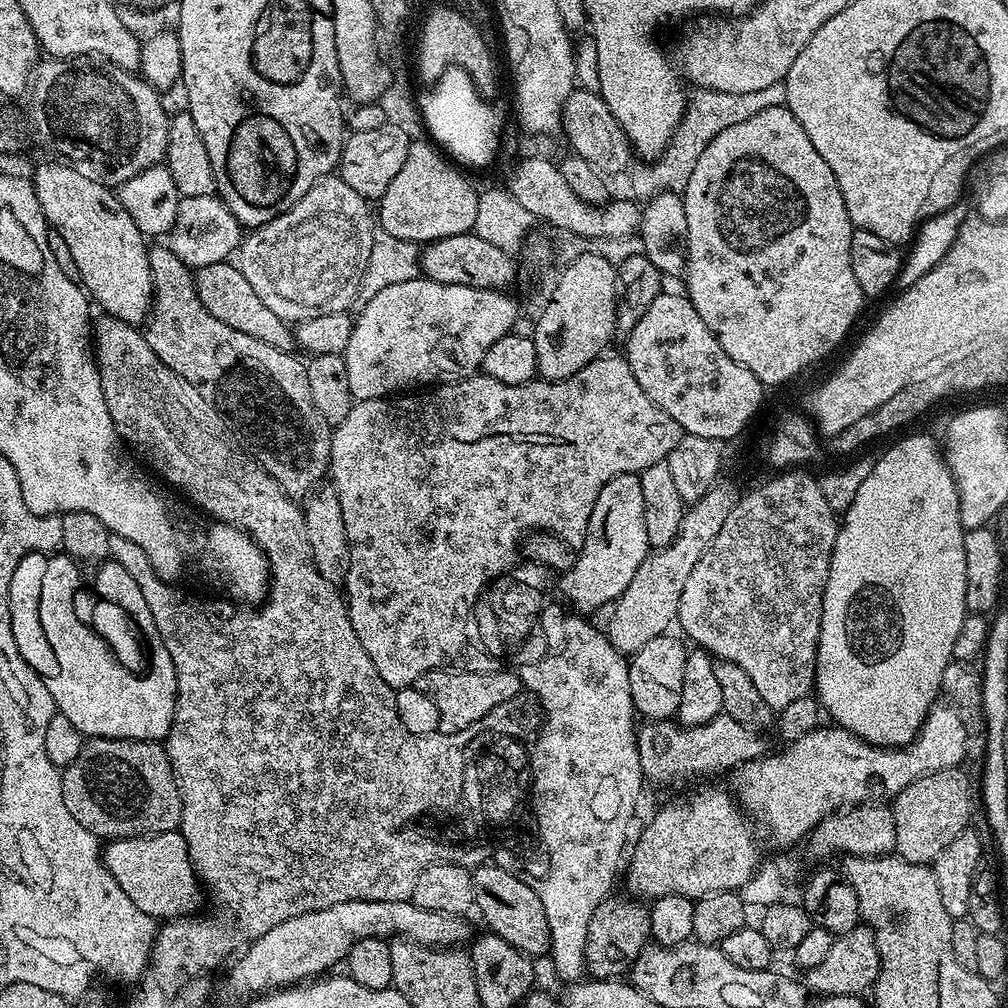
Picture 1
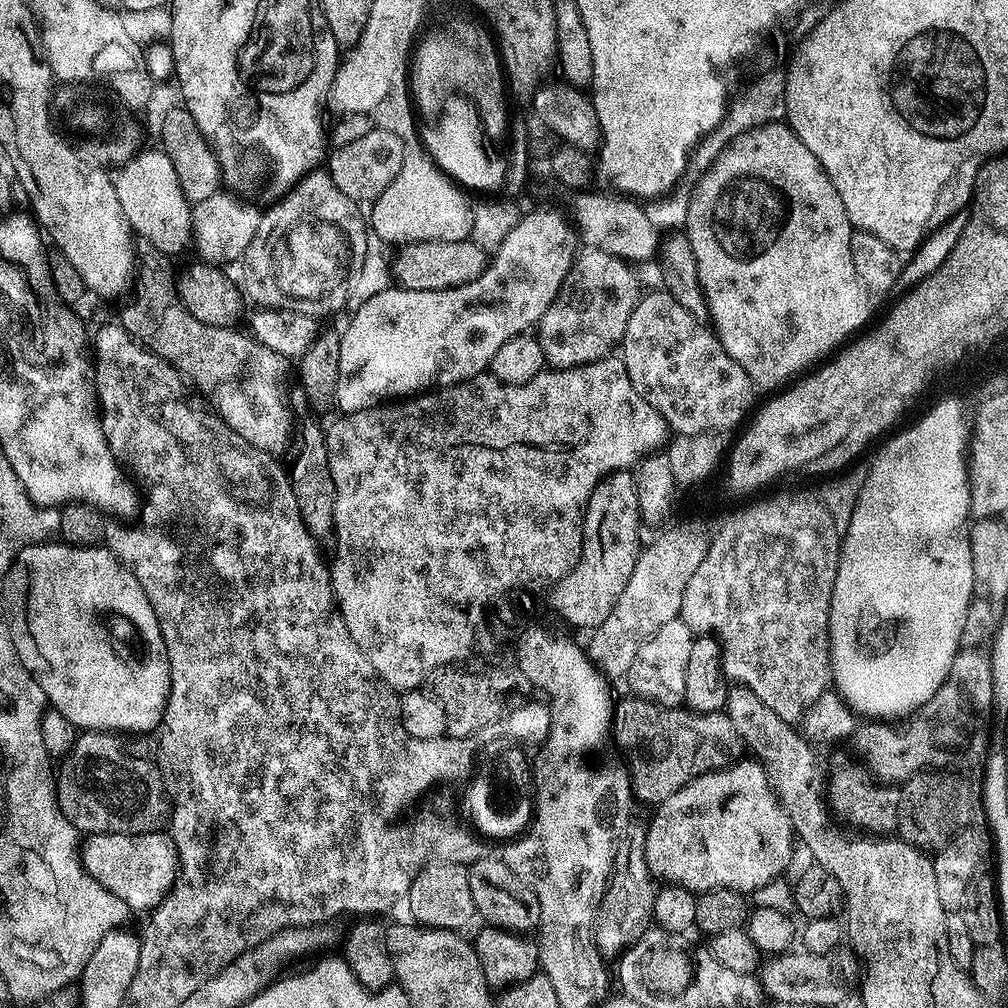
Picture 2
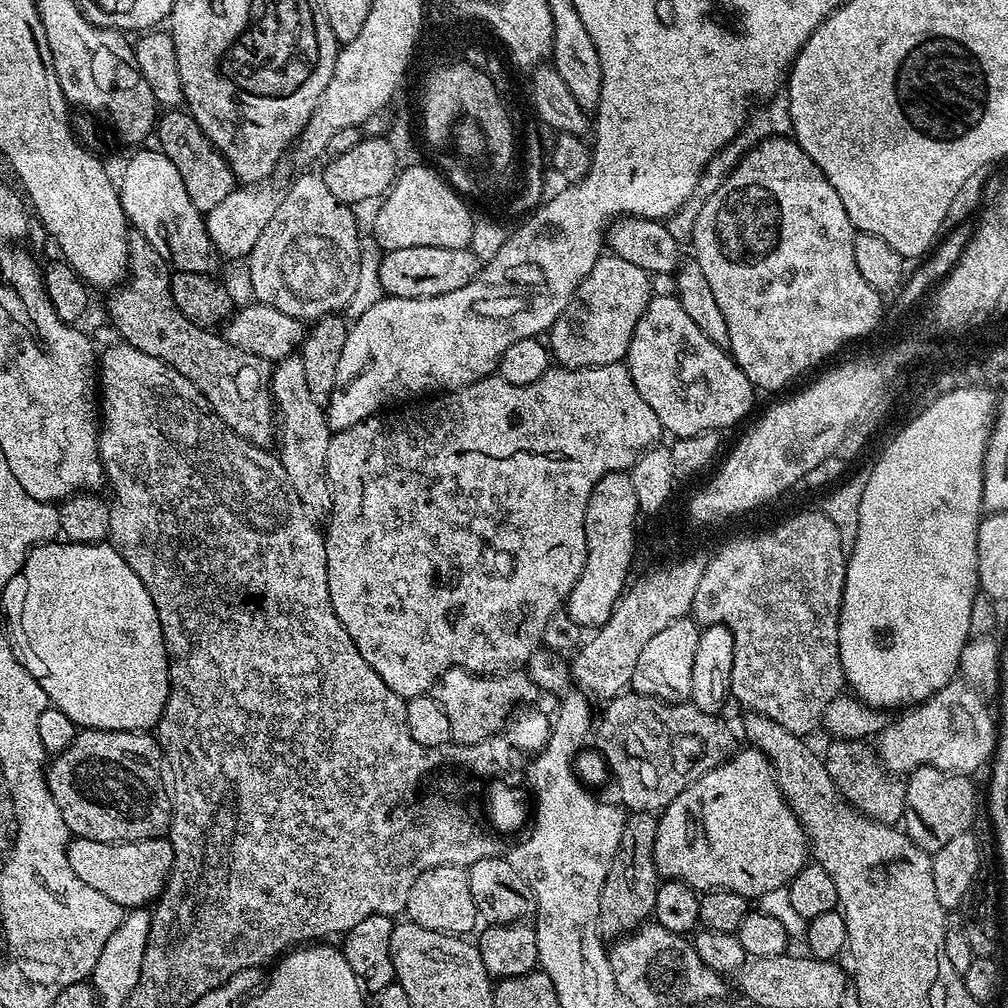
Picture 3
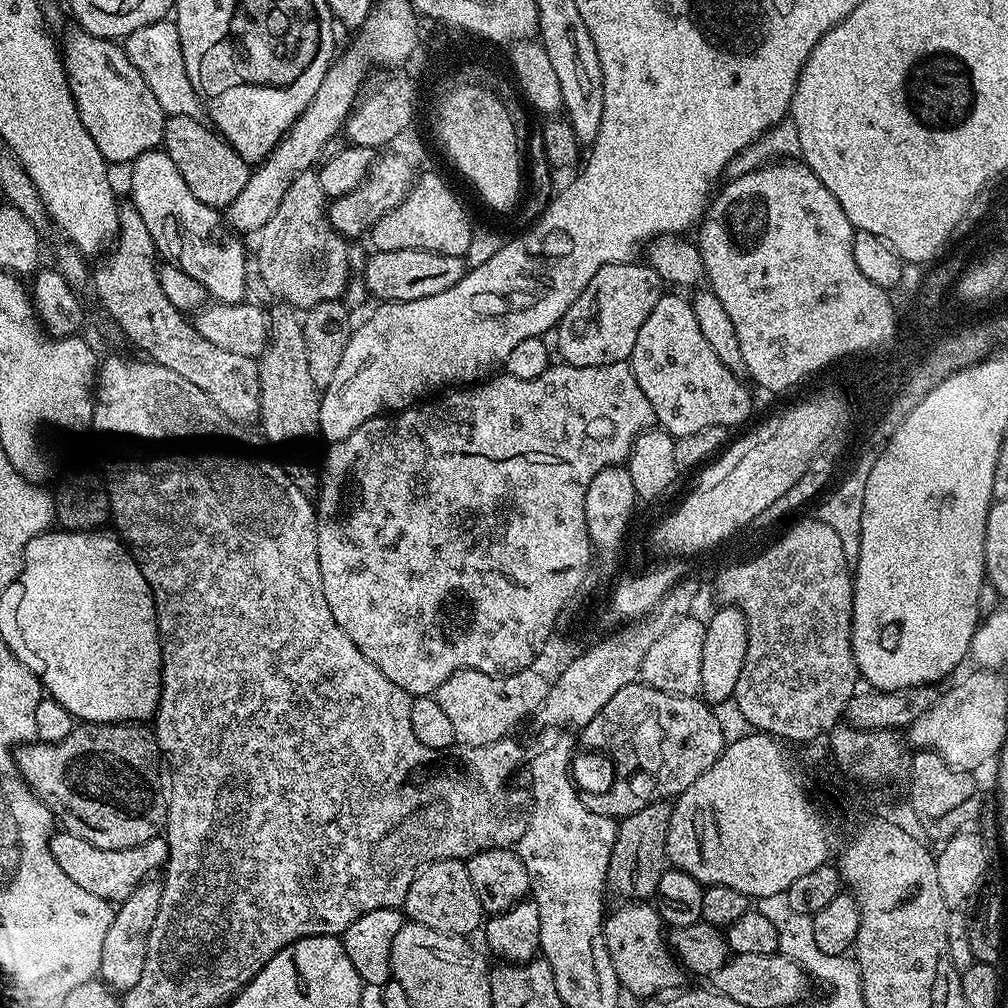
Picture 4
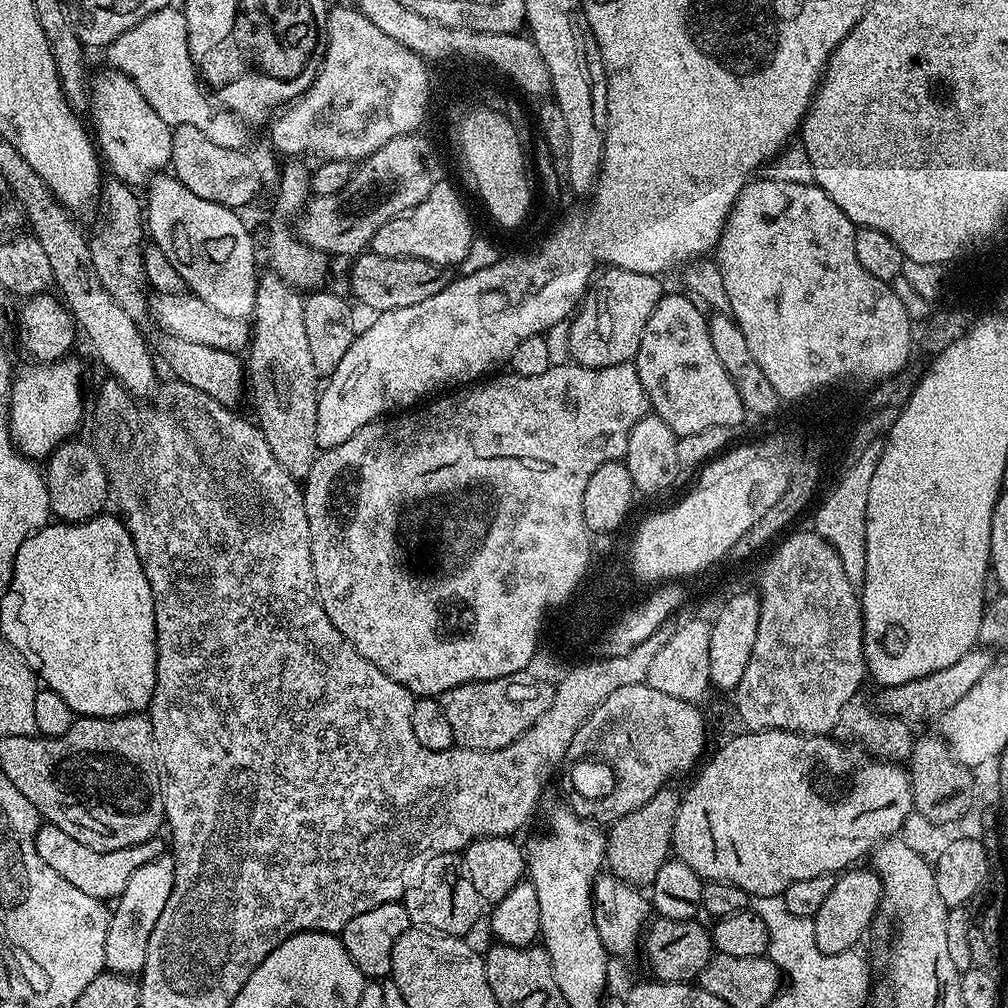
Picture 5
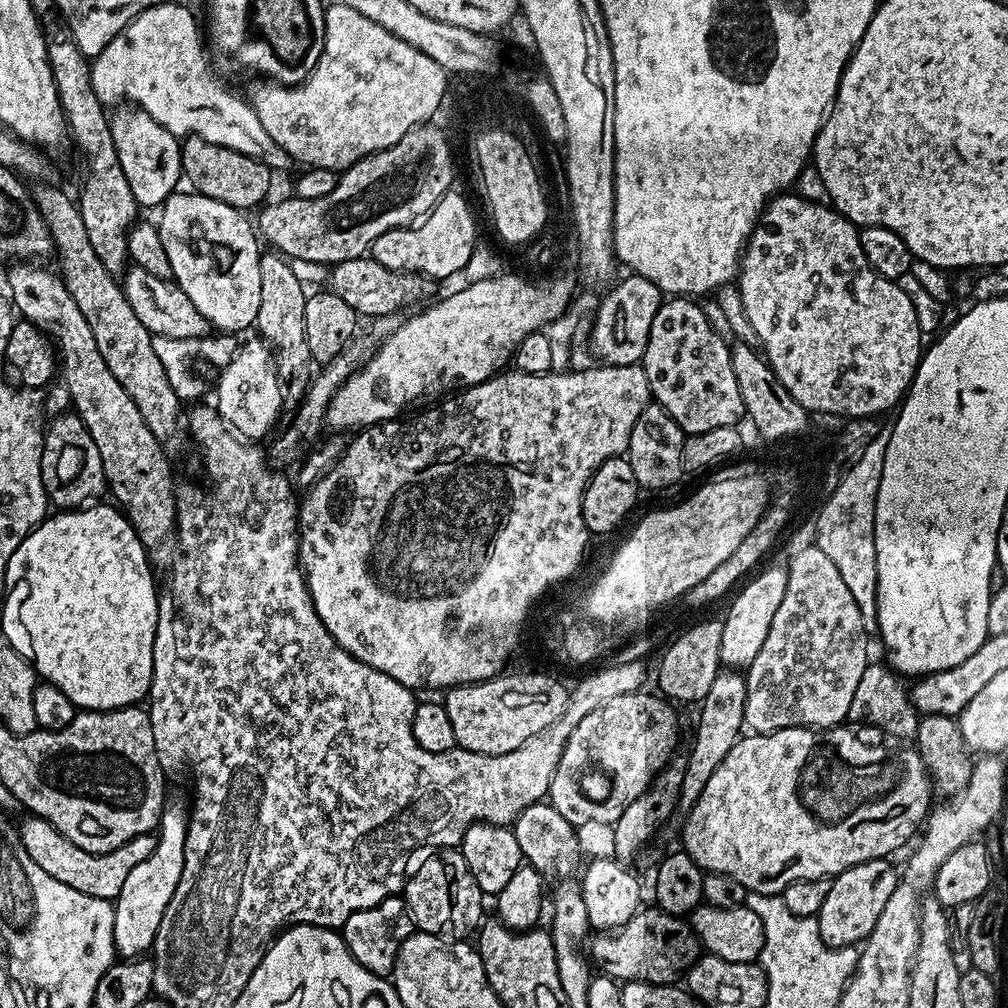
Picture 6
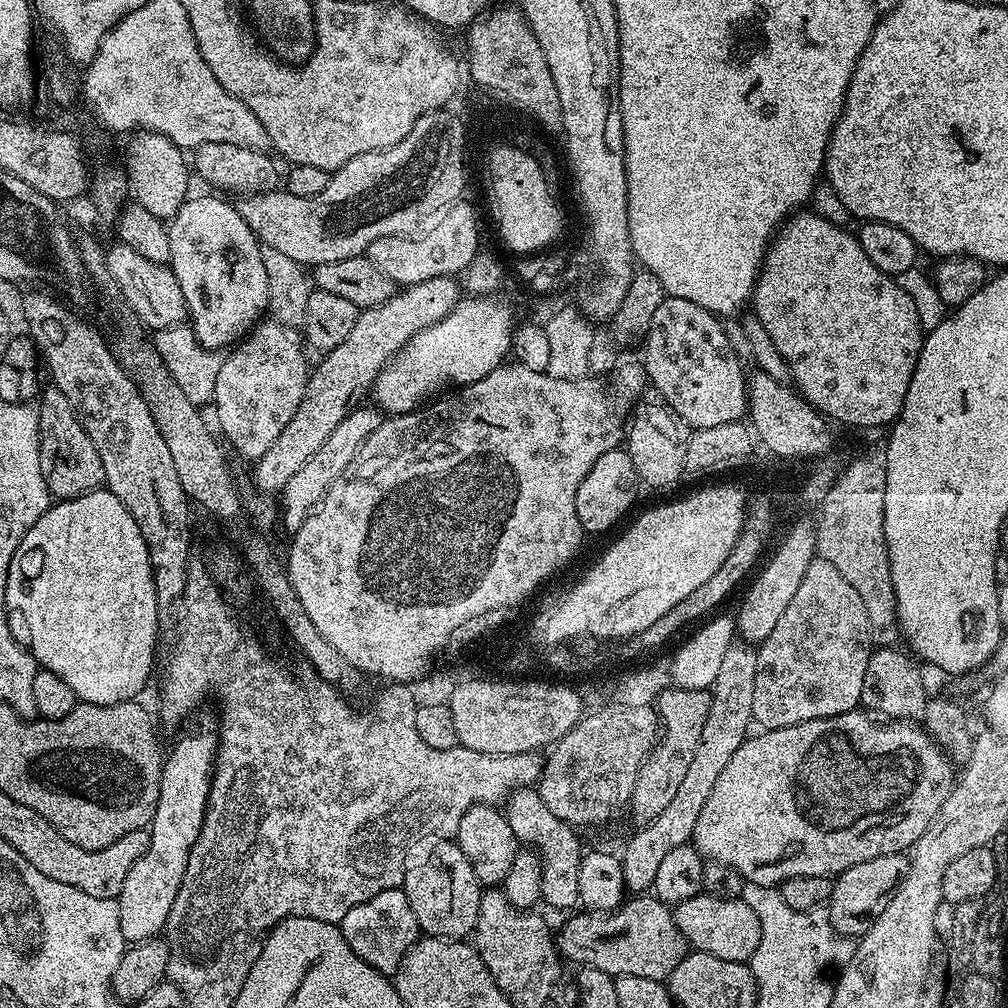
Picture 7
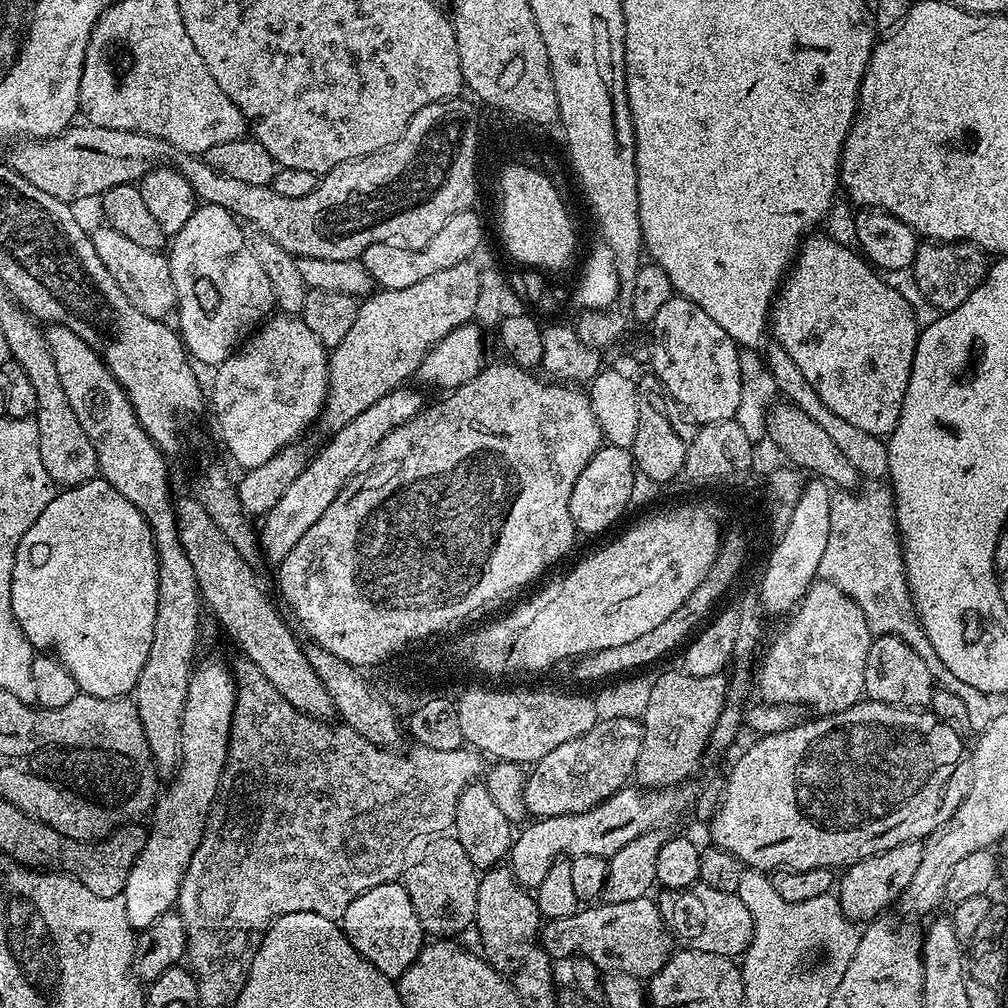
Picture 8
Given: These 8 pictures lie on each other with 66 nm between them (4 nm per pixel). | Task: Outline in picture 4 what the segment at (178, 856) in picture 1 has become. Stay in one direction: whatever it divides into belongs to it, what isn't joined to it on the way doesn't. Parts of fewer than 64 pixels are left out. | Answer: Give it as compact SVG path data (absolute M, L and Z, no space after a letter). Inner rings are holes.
M63 830L52 833L50 854L54 854L54 862L58 862L62 874L70 878L77 886L82 886L86 894L94 894L100 900L119 902L125 900L138 885L153 875L155 870L163 869L168 863L168 842L163 835L150 838L150 842L142 842L138 846L130 846L122 850L102 850L86 838L78 838Z

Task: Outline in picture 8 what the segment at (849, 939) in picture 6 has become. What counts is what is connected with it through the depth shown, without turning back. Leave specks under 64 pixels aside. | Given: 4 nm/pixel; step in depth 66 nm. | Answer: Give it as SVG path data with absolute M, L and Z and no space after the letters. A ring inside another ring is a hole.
M911 840L894 850L860 860L843 869L841 876L844 877L841 880L839 877L838 880L838 899L848 919L853 922L871 922L881 914L887 913L884 911L891 904L893 907L906 890L906 886L910 886L914 873L922 862L923 850L923 843Z

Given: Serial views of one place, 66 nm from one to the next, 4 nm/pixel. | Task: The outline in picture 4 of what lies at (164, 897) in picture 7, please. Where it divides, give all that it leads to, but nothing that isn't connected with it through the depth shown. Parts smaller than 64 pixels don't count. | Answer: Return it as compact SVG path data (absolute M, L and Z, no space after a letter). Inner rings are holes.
M145 879L125 900L119 901L118 907L112 913L110 928L106 930L106 938L102 938L102 958L98 976L117 994L129 992L131 988L138 986L138 978L142 978L150 930L154 926L154 918L158 918L160 885L159 879Z

